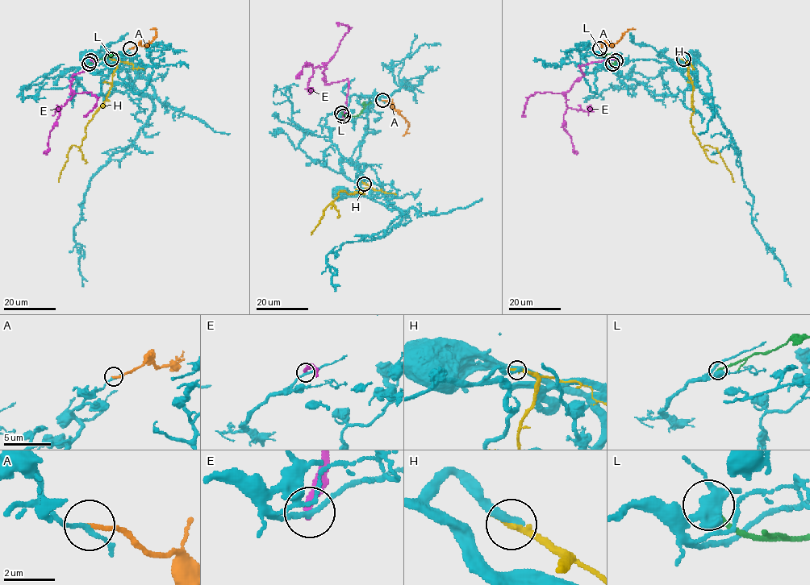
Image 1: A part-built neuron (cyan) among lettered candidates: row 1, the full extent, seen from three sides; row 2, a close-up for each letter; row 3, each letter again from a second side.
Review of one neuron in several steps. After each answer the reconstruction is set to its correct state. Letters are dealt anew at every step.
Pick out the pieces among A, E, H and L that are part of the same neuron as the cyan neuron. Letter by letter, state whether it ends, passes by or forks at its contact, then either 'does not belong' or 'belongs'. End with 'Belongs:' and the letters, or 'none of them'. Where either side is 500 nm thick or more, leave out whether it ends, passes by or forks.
A: it ends | does not belong
E: it ends | does not belong
H: it ends | does not belong
L: it ends | does not belong
Belongs: none of them

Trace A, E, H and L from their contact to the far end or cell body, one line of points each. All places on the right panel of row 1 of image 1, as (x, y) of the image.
A: (599, 48), (603, 43), (615, 43), (626, 31), (635, 29)
E: (615, 60), (608, 59), (579, 65), (584, 75), (565, 93), (567, 108), (563, 115), (563, 128), (578, 152)
H: (683, 60), (693, 86), (694, 112), (691, 122), (694, 134), (701, 146), (709, 146), (717, 149), (734, 182)
L: (611, 64), (615, 59), (602, 53)

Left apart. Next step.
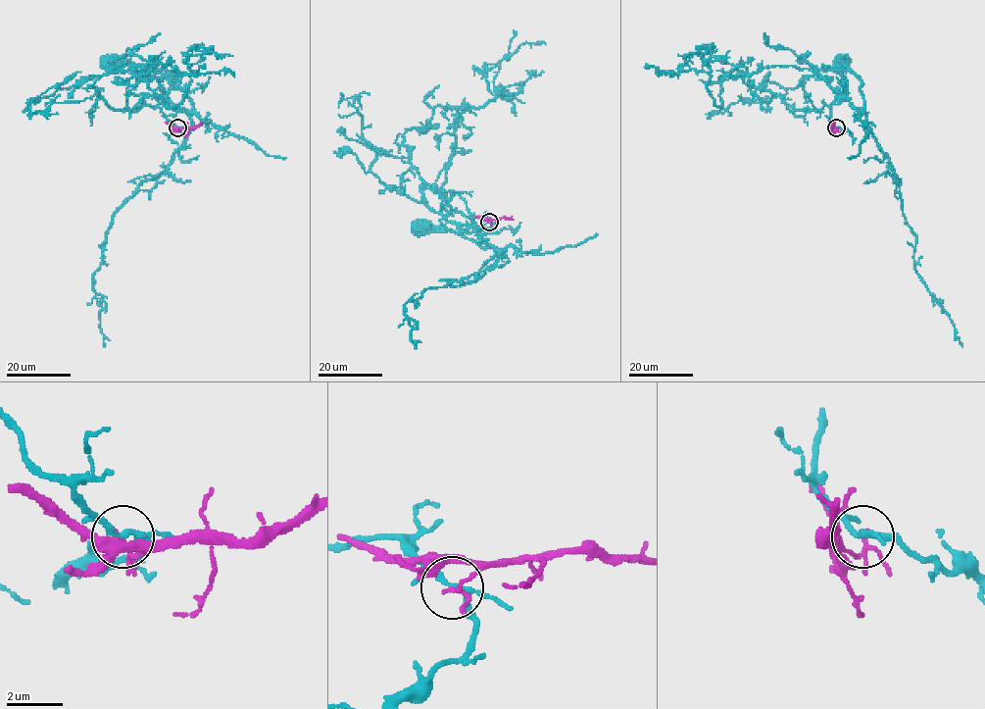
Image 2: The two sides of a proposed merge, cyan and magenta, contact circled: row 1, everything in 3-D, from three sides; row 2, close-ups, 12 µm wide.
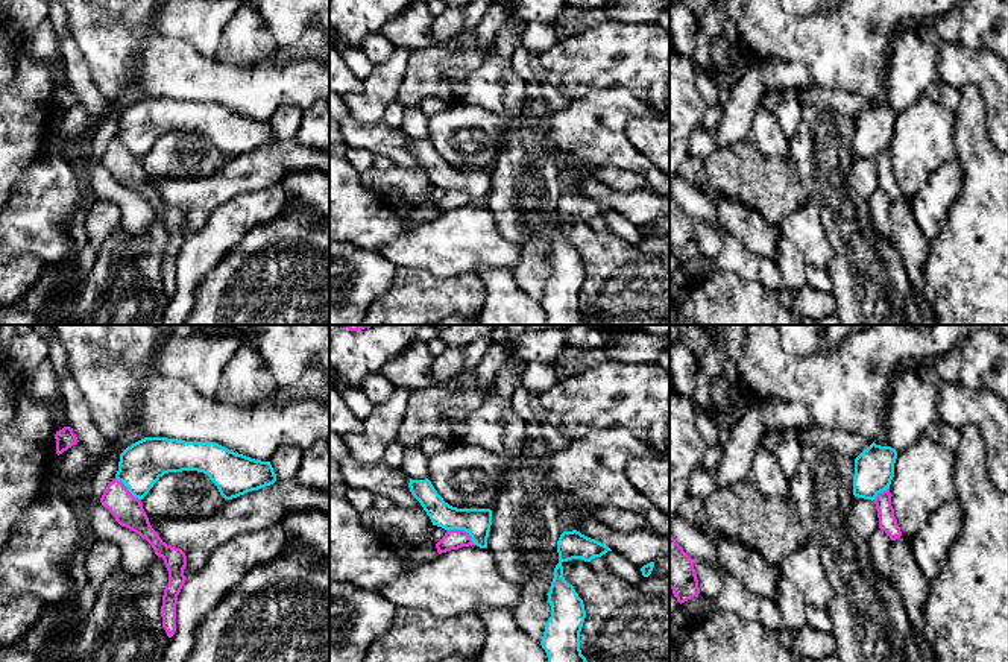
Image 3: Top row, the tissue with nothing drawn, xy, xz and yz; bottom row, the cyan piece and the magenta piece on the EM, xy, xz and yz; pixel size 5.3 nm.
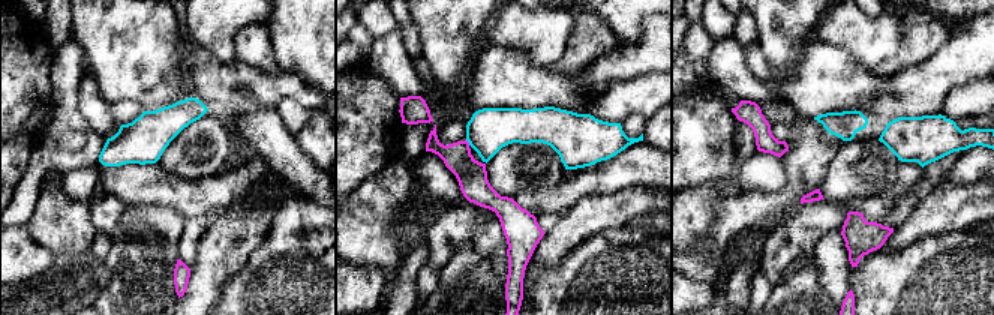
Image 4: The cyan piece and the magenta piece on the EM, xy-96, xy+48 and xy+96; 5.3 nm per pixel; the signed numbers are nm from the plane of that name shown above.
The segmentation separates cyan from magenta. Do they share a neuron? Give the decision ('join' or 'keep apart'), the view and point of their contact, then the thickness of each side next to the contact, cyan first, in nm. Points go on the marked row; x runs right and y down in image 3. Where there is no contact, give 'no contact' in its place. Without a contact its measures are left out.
keep apart | xz (462, 529) | 150/110 nm

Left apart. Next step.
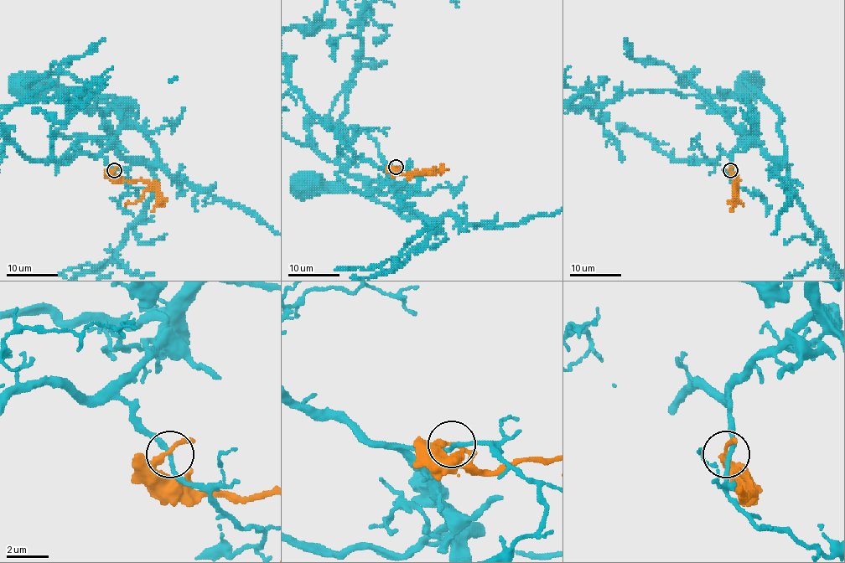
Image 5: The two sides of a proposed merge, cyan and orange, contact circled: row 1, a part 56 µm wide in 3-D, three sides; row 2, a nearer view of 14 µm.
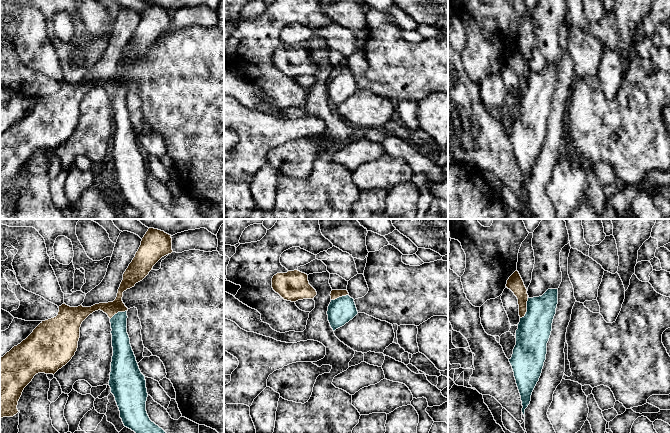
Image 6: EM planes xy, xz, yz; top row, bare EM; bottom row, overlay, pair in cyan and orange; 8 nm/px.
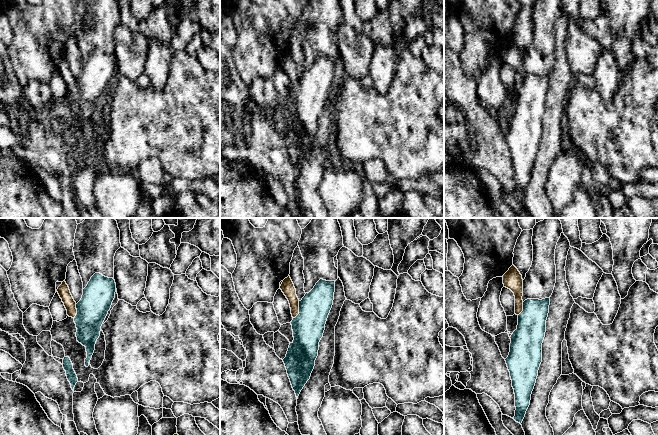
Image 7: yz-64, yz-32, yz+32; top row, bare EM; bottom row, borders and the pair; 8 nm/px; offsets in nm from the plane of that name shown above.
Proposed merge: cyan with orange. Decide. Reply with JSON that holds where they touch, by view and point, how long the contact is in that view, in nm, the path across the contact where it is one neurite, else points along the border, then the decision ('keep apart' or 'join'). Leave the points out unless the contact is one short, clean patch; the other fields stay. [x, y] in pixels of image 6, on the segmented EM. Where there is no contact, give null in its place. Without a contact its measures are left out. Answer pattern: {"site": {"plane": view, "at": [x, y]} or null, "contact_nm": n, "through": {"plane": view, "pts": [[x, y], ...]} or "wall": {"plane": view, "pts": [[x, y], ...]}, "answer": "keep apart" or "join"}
{"site": {"plane": "yz", "at": [527, 309]}, "contact_nm": 180, "wall": {"plane": "yz", "pts": [[528, 298], [526, 313], [520, 318]]}, "answer": "keep apart"}

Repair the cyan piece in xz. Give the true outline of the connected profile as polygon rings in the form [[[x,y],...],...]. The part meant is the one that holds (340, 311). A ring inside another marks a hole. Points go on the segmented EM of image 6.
[[[349,295],[331,300],[328,306],[328,321],[333,331],[344,326],[358,314],[354,299]]]

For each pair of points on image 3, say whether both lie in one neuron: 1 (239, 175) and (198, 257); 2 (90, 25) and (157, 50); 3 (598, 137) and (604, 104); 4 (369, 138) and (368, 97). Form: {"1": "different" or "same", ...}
{"1": "different", "2": "different", "3": "same", "4": "different"}

